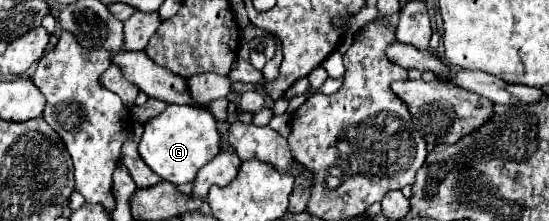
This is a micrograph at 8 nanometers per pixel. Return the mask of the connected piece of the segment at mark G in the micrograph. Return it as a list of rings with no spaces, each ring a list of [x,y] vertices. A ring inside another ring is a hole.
[[[168,106],[162,114],[150,118],[144,124],[142,140],[138,142],[138,152],[152,172],[162,180],[172,184],[192,182],[196,172],[210,162],[220,150],[220,134],[216,128],[216,118],[208,108],[198,106]]]

